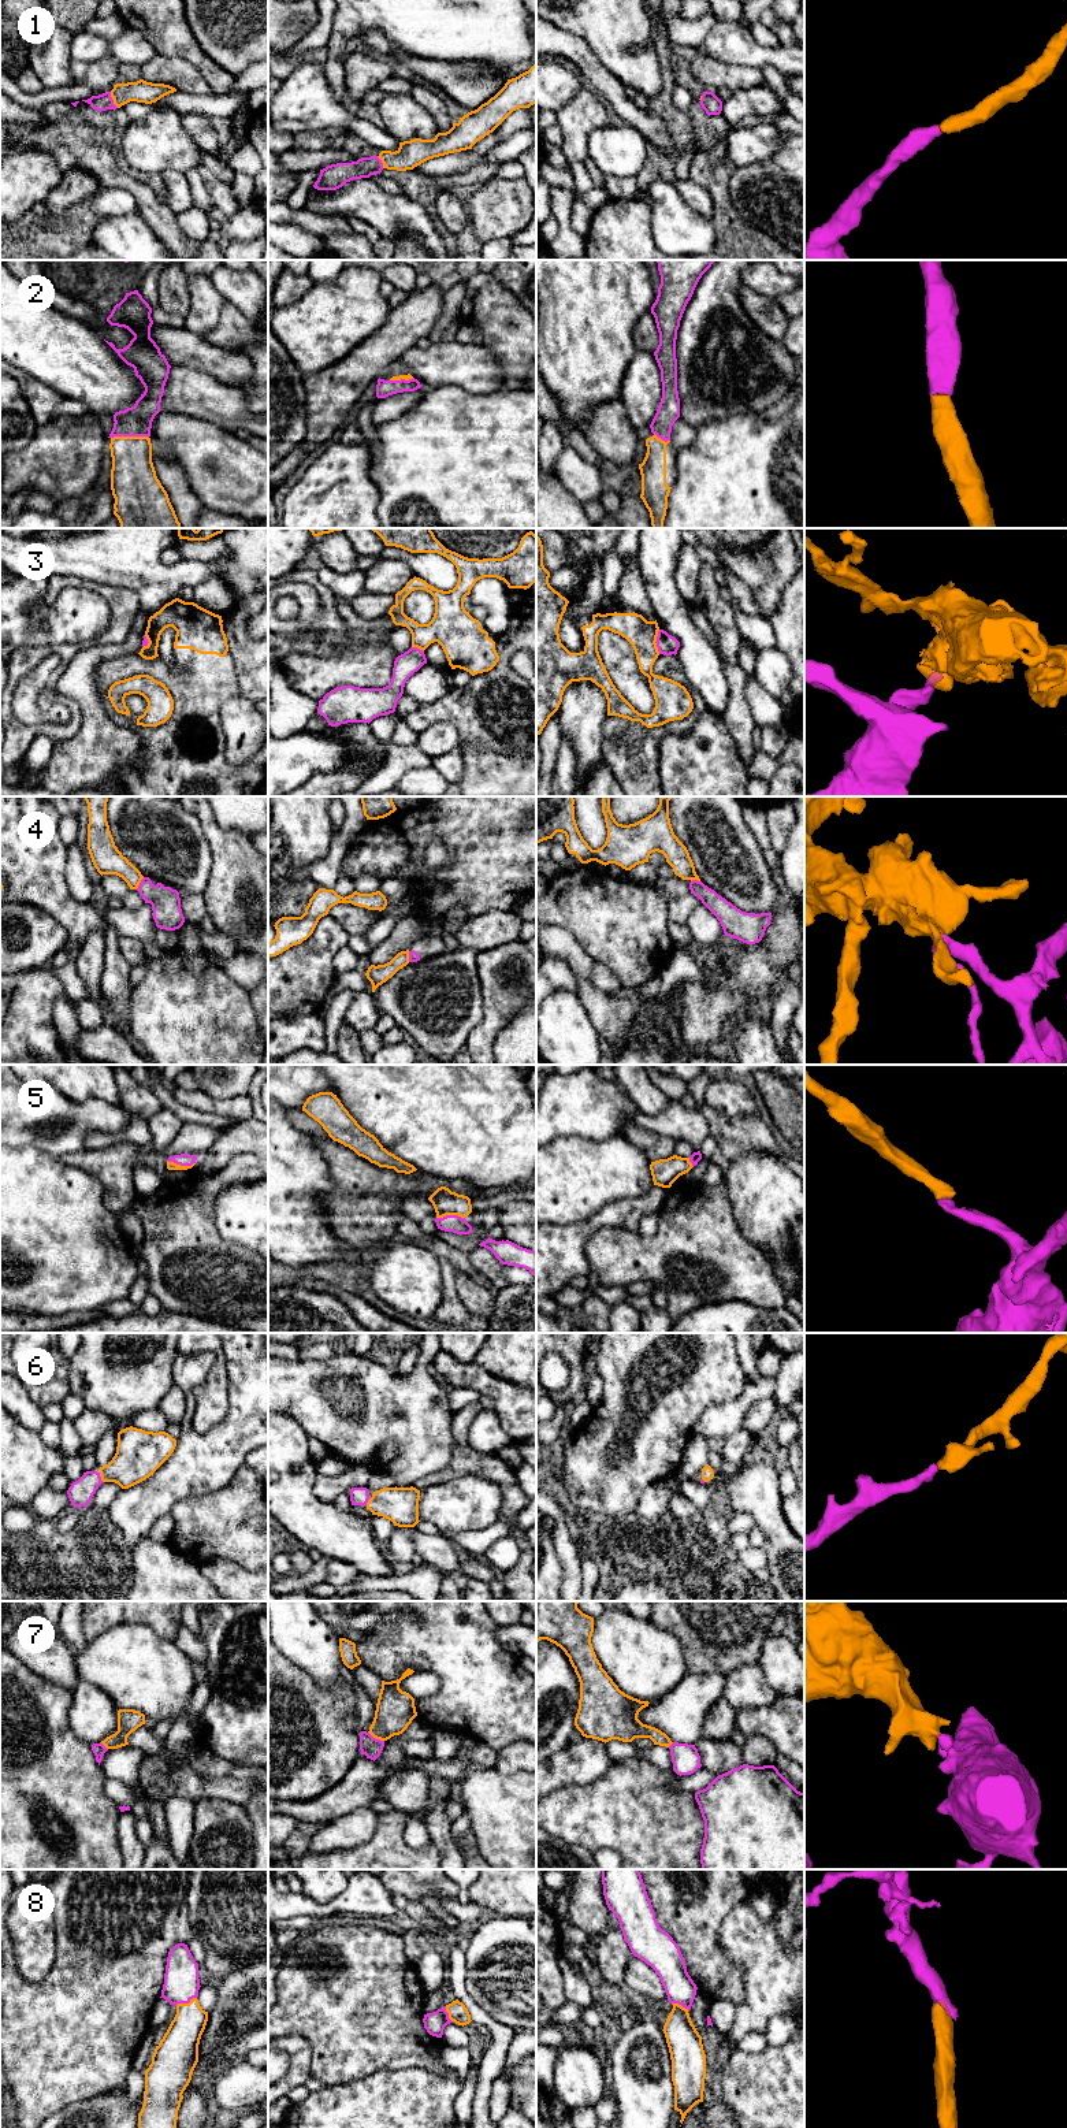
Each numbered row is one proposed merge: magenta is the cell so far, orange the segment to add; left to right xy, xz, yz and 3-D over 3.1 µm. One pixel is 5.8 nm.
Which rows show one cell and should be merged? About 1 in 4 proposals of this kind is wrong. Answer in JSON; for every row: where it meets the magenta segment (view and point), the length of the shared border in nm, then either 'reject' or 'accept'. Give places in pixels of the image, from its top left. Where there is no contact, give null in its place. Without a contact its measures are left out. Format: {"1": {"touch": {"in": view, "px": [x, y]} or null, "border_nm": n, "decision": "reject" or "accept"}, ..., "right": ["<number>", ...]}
{"1": {"touch": {"in": "xy", "px": [112, 100]}, "border_nm": 110, "decision": "accept"}, "2": {"touch": {"in": "xy", "px": [129, 435]}, "border_nm": 220, "decision": "accept"}, "3": {"touch": {"in": "yz", "px": [655, 642]}, "border_nm": 140, "decision": "reject"}, "4": {"touch": {"in": "xy", "px": [140, 883]}, "border_nm": 90, "decision": "reject"}, "5": {"touch": {"in": "xz", "px": [450, 1215]}, "border_nm": 170, "decision": "accept"}, "6": {"touch": {"in": "xy", "px": [100, 1477]}, "border_nm": 60, "decision": "accept"}, "7": {"touch": {"in": "xz", "px": [375, 1738]}, "border_nm": 110, "decision": "reject"}, "8": {"touch": {"in": "xy", "px": [186, 2002]}, "border_nm": 130, "decision": "accept"}, "right": ["1", "2", "5", "6", "8"]}

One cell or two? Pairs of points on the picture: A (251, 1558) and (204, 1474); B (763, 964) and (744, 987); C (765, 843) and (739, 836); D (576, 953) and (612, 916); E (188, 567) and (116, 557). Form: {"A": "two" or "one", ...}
{"A": "two", "B": "one", "C": "two", "D": "two", "E": "one"}

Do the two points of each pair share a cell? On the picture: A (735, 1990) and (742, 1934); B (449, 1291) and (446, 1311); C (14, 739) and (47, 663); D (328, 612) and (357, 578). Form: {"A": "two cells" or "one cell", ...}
{"A": "two cells", "B": "one cell", "C": "two cells", "D": "two cells"}

